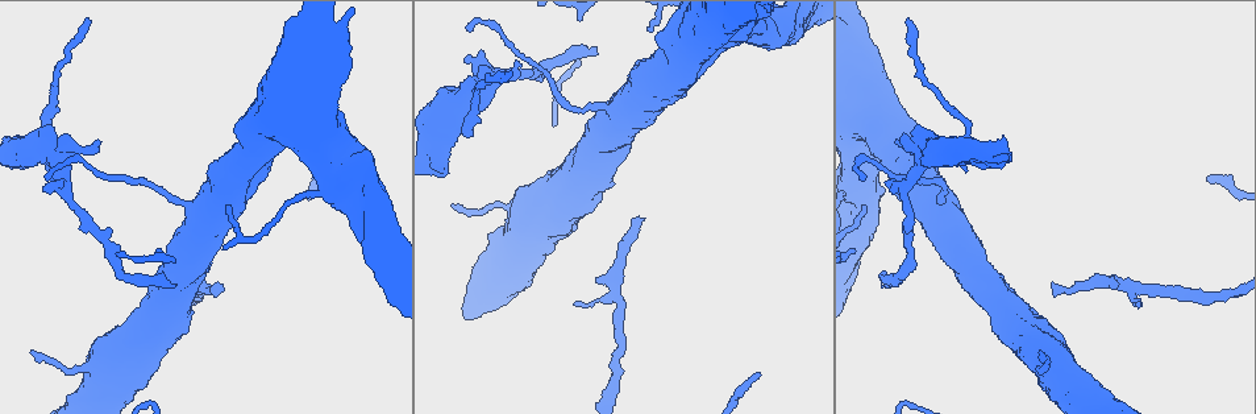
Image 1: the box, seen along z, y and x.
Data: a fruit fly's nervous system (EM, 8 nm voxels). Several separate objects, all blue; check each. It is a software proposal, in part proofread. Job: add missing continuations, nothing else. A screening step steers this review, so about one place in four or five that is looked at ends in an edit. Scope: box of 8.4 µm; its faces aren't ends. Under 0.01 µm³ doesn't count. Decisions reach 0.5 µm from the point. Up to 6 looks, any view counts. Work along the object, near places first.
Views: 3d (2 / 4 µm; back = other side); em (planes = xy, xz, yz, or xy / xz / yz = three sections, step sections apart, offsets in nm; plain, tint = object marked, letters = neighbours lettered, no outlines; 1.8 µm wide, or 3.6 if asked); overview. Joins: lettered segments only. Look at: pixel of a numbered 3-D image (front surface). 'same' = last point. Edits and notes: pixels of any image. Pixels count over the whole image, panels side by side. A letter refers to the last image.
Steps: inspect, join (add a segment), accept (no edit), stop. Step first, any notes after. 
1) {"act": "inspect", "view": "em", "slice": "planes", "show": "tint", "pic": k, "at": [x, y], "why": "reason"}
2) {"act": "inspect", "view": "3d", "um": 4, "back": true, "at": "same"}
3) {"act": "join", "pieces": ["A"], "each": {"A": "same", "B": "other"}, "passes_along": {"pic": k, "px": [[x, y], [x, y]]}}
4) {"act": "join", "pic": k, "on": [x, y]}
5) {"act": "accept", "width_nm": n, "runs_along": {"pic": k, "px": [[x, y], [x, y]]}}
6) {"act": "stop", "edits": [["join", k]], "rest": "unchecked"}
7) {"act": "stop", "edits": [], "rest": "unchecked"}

{"act": "inspect", "view": "em", "slice": "planes", "show": "tint", "pic": 1, "at": [1114, 283], "why": "an open end"}

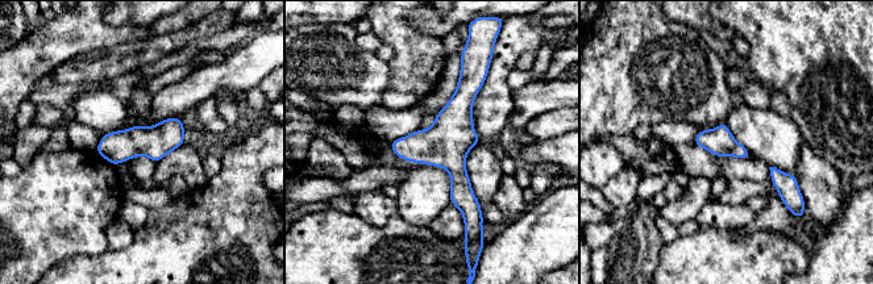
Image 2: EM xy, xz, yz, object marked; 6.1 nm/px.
{"act": "inspect", "view": "em", "slice": "planes", "show": "letters", "at": "same"}

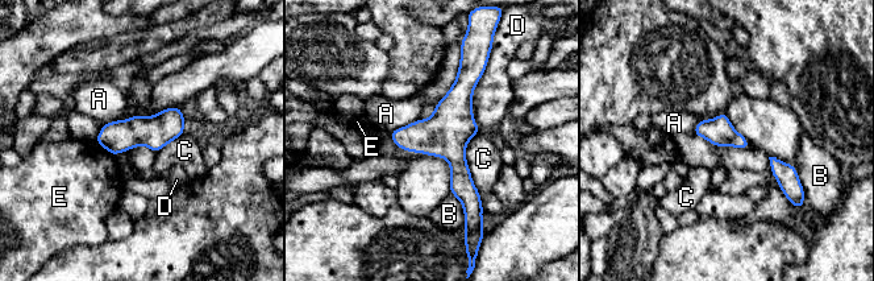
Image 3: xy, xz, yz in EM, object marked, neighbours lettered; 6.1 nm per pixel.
{"act": "accept", "each": {"A": "other", "B": "other", "C": "other", "D": "other", "E": "other"}, "runs_along": {"pic": 3, "px": [[473, 70], [457, 103], [466, 207]]}, "found": "none of them fits"}

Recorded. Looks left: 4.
{"act": "inspect", "view": "3d", "um": 4, "pic": 1, "at": [174, 283], "why": "an open end"}

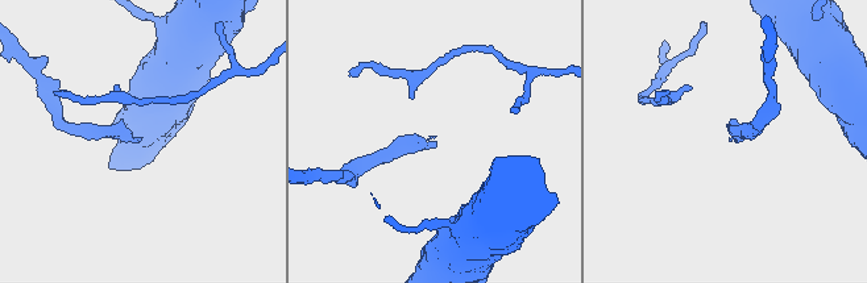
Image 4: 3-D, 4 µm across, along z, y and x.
{"act": "inspect", "view": "em", "slice": "planes", "show": "letters", "pic": 4, "at": [137, 140], "why": "now the EM"}

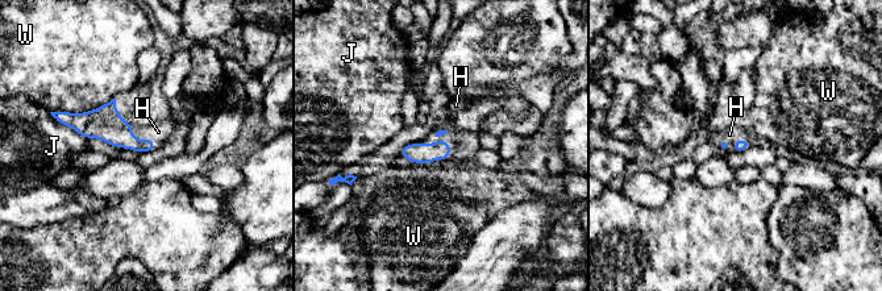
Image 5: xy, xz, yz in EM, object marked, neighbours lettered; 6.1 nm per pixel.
{"act": "join", "pieces": ["H"], "each": {"H": "same", "J": "other", "W": "other"}, "passes_along": {"pic": 5, "px": [[417, 153], [436, 142], [454, 107]]}, "found": "it goes on there"}

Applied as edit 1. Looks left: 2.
{"act": "inspect", "view": "overview", "why": "see it whole again"}

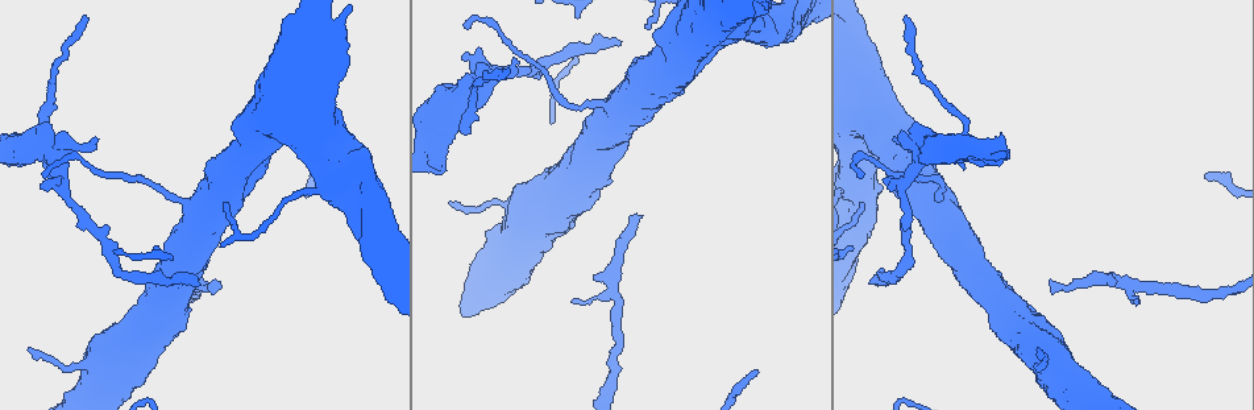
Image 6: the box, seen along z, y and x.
{"act": "inspect", "view": "em", "slice": "yz", "step": 4, "show": "letters", "pic": 6, "at": [54, 156], "why": "thin neck"}

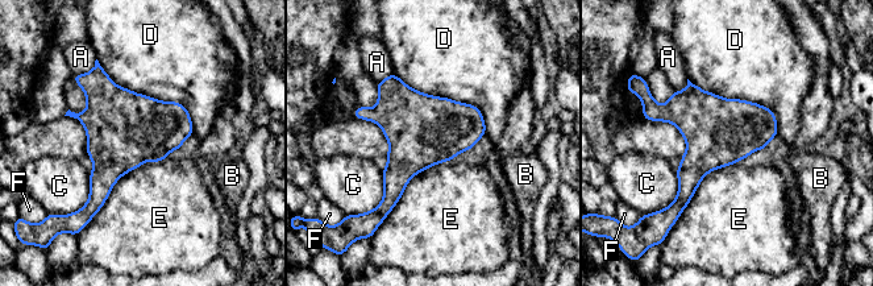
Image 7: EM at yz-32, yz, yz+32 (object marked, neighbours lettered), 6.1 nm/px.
{"act": "accept", "each": {"A": "other", "B": "other", "C": "other", "D": "other", "E": "other", "F": "other"}, "border": {"pic": 7, "px": [[165, 158], [125, 173], [90, 222]]}, "found": "none of them fits"}

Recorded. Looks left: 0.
{"act": "stop", "edits": [["join", 5]], "rest": "unchecked"}

